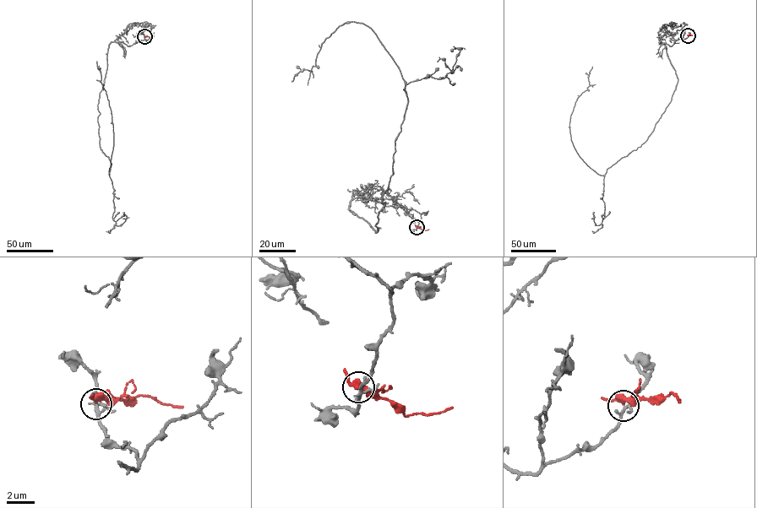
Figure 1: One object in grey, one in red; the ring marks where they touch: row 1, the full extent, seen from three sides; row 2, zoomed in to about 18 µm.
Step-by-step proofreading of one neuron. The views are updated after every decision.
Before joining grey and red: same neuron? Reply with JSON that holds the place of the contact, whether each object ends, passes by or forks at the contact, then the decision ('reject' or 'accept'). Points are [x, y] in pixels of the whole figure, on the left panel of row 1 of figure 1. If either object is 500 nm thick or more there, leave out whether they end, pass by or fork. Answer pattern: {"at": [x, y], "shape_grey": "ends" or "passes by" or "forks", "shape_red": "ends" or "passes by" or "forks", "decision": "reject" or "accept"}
{"at": [144, 36], "shape_grey": "forks", "shape_red": "passes by", "decision": "reject"}

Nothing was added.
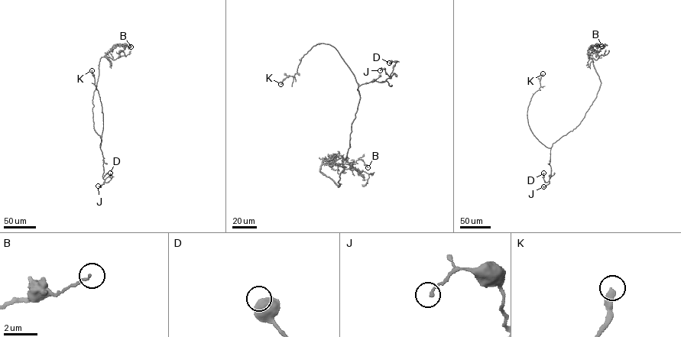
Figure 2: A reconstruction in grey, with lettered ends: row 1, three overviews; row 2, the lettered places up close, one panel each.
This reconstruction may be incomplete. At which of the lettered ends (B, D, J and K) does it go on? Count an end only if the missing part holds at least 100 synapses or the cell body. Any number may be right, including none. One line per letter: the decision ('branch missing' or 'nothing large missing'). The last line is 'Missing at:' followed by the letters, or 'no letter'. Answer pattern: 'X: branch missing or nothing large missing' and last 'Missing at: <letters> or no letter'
B: nothing large missing
D: nothing large missing
J: nothing large missing
K: branch missing
Missing at: K

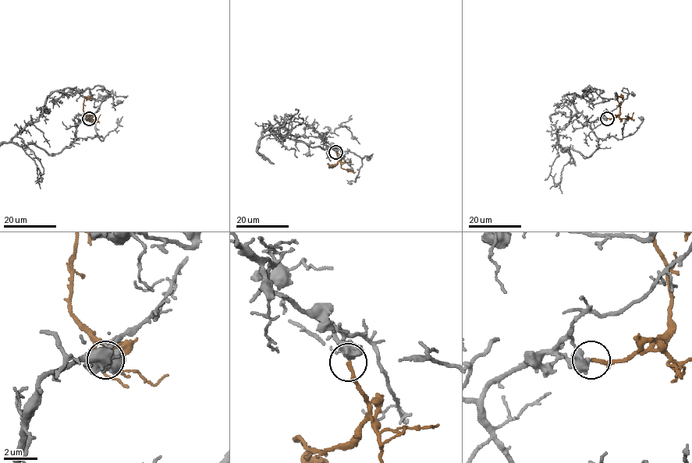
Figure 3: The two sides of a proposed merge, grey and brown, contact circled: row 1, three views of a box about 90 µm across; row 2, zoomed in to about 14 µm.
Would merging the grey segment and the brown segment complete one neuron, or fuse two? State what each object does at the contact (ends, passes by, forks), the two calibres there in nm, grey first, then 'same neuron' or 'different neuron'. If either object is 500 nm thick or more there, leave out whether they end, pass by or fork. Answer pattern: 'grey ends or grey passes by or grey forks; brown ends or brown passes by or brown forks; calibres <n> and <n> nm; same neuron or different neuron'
grey forks; brown ends; calibres 400 and 220 nm; same neuron

